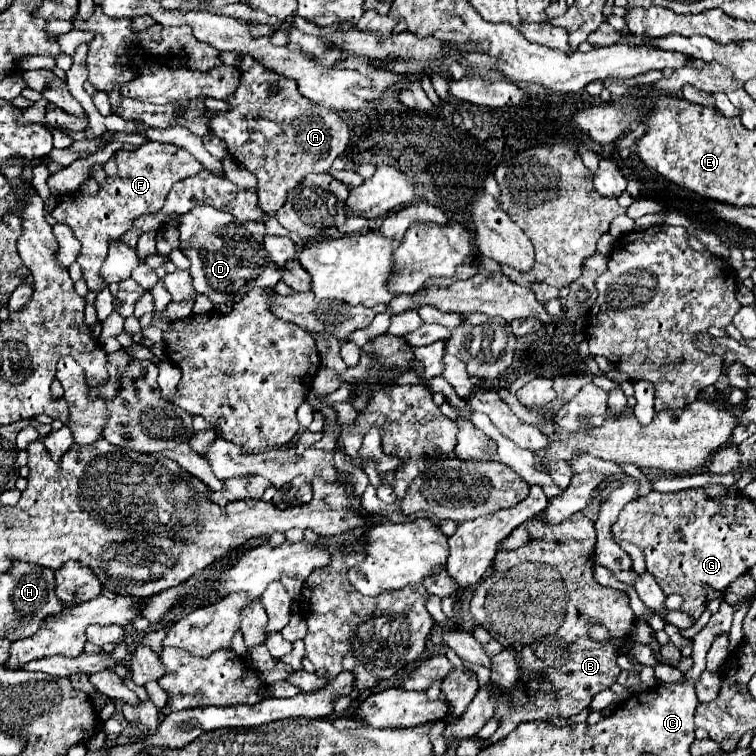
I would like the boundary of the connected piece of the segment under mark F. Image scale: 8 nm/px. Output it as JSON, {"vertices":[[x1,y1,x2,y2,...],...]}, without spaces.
{"vertices":[[152,140,138,146,136,150,118,150,114,158,118,162,120,180,108,178,106,184,100,186,100,192,96,196,82,196,80,192,64,196,52,210,56,222,70,226,74,230,74,236,82,244,78,264,82,266,82,274,88,288,94,292,108,288,108,284,100,276,100,268,108,254,108,240,120,238,126,230,130,230,134,218,158,212,164,206,166,196,176,182,194,176,202,170,202,164,184,148]]}

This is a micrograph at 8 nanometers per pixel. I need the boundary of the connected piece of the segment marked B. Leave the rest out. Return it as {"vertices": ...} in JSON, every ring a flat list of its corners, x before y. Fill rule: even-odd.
{"vertices":[[578,512,556,526,540,528,540,524,534,522,532,534,534,536,530,544,512,552,496,554,492,568,482,578,482,582,478,582,474,598,470,602,474,622,488,630,492,638,498,640,504,648,516,650,524,670,546,670,548,682,544,682,542,690,546,690,546,686,550,686,552,690,554,686,552,694,544,692,536,696,526,696,516,690,508,692,510,698,518,698,526,708,524,714,516,714,518,722,546,720,546,716,568,718,580,714,590,704,594,694,610,688,616,682,620,666,616,664,618,650,614,650,614,646,618,646,618,642,626,642,634,630,634,612,628,606,628,598,620,590,600,586,592,578,592,546,596,544,596,534,594,522,590,518],[594,624,608,628,610,642,594,642,594,638,590,638,590,626]]}

